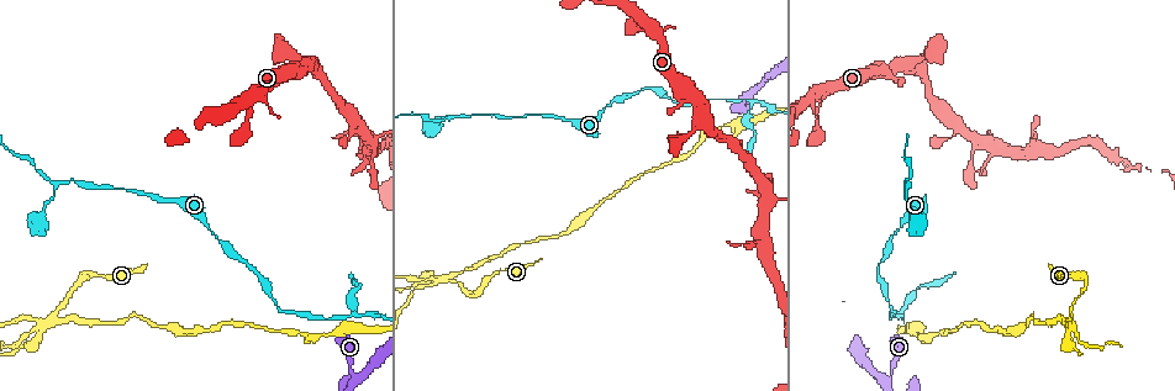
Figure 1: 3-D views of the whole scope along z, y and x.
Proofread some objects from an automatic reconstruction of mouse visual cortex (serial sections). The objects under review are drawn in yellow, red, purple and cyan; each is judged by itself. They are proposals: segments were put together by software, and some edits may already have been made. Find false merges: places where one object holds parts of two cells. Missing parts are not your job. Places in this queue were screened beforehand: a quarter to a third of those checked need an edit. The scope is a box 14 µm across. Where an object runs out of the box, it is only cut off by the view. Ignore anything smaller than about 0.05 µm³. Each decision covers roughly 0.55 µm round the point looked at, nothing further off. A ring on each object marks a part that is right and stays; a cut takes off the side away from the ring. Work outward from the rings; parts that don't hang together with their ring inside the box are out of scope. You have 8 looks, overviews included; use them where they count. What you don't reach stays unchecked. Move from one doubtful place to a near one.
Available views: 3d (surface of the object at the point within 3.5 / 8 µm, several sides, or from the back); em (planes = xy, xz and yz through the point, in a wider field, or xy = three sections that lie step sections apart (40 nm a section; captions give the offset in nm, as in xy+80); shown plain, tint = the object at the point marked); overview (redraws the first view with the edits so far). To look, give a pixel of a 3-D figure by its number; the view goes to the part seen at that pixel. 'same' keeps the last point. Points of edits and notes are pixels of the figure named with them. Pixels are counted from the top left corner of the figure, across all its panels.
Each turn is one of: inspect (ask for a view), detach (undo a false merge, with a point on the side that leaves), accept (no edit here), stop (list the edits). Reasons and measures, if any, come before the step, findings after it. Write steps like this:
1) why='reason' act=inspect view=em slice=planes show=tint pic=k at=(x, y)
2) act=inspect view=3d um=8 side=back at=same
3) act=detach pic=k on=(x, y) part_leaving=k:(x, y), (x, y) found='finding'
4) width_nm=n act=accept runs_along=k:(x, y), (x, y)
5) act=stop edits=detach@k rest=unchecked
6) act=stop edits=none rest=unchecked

act=inspect view=3d um=3.5 side=back pic=1 at=(752, 101)

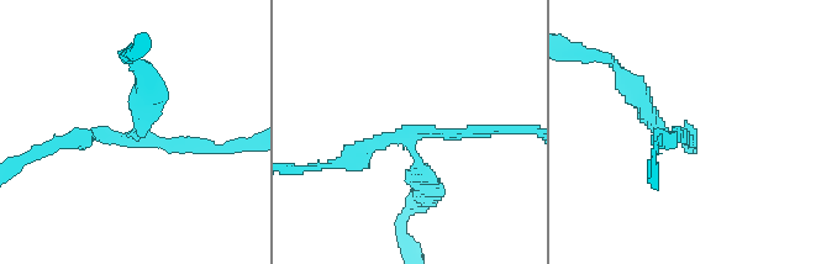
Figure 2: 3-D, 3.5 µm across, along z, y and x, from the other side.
arms=3 arm_widths_nm=150,200,250 why='shape alone is not enough' act=inspect view=em slice=xy step=1 show=tint pic=2 at=(139, 134)

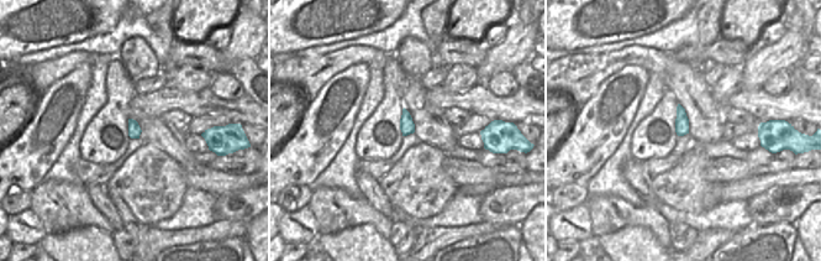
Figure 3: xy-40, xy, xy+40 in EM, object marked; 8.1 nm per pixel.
act=detach pic=2 on=(641, 114) part_leaving=2:(410, 142), (426, 177), (403, 217) found='a second cell is stuck on'

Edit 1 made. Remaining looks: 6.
why='redraw' act=inspect view=overview

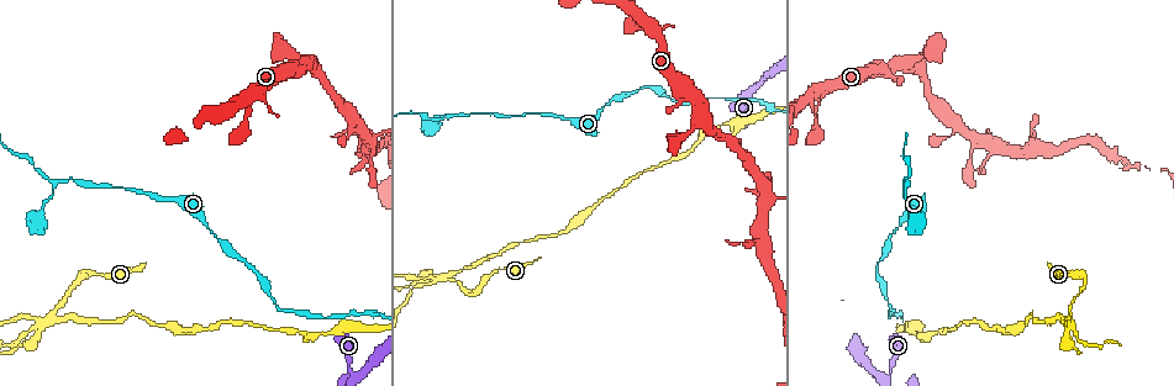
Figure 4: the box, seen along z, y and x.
why='a narrow waist' act=inspect view=3d um=3.5 side=back pic=4 at=(891, 373)

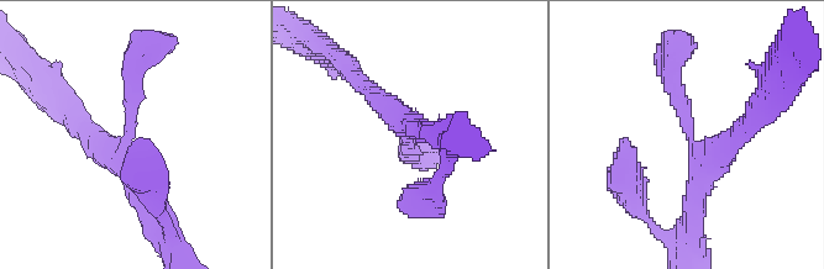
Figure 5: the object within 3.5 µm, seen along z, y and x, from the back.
why='shape alone is not enough' act=inspect view=em slice=xy step=2 show=tint pic=5 at=(692, 139)

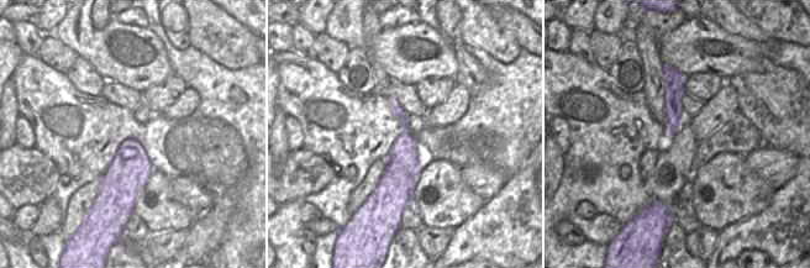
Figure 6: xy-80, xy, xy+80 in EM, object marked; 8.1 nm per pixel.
act=accept runs_along=5:(409, 157), (398, 116), (360, 82) found='all the same cell'

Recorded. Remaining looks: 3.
why='abrupt turn' act=inspect view=3d um=8 pic=4 at=(1083, 276)

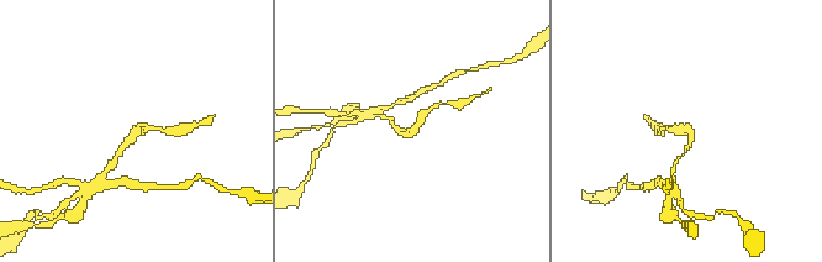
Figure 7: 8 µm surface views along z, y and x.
why='zoom in' act=inspect view=3d um=3.5 side=back pic=7 at=(136, 132)

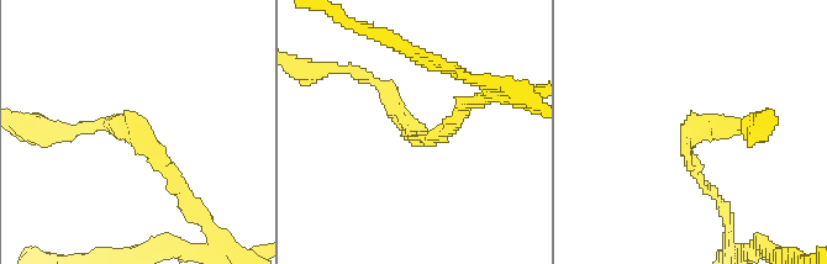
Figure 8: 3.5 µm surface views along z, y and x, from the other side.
act=inspect view=em slice=planes show=tint pic=8 at=(691, 129)

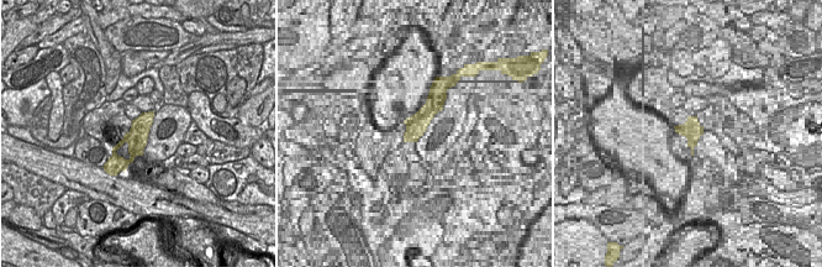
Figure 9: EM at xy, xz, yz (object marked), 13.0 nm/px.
arm_widths_nm=150,150 act=accept runs_along=8:(91, 126), (141, 130), (182, 195) found='continuous, no second cell'

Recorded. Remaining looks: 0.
act=stop edits=detach@2 rest=unchecked

